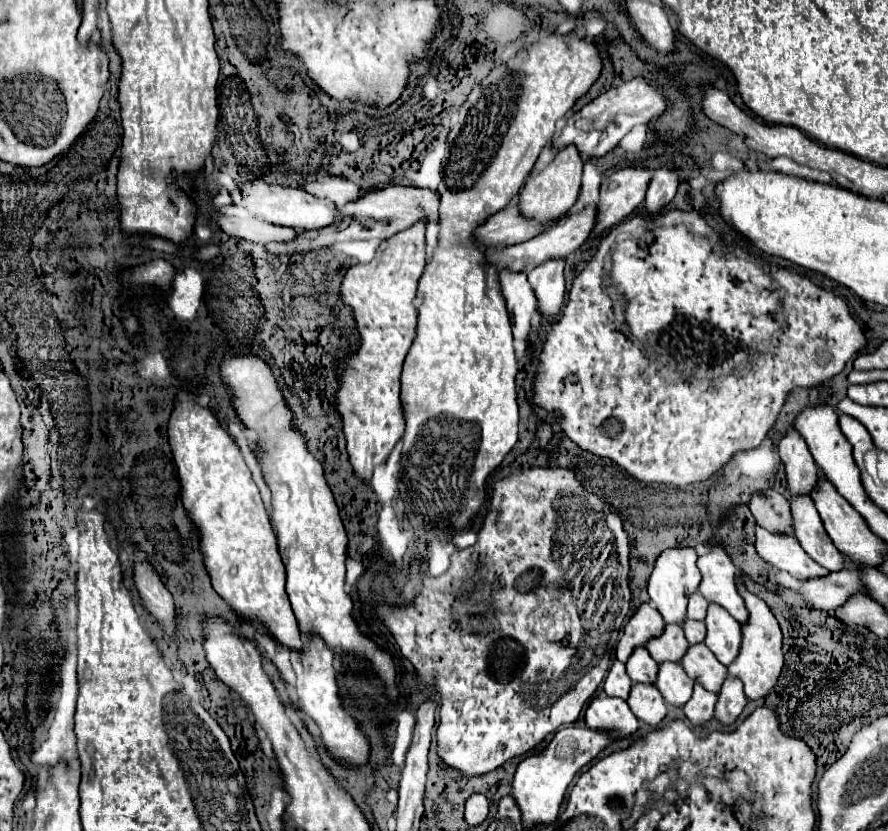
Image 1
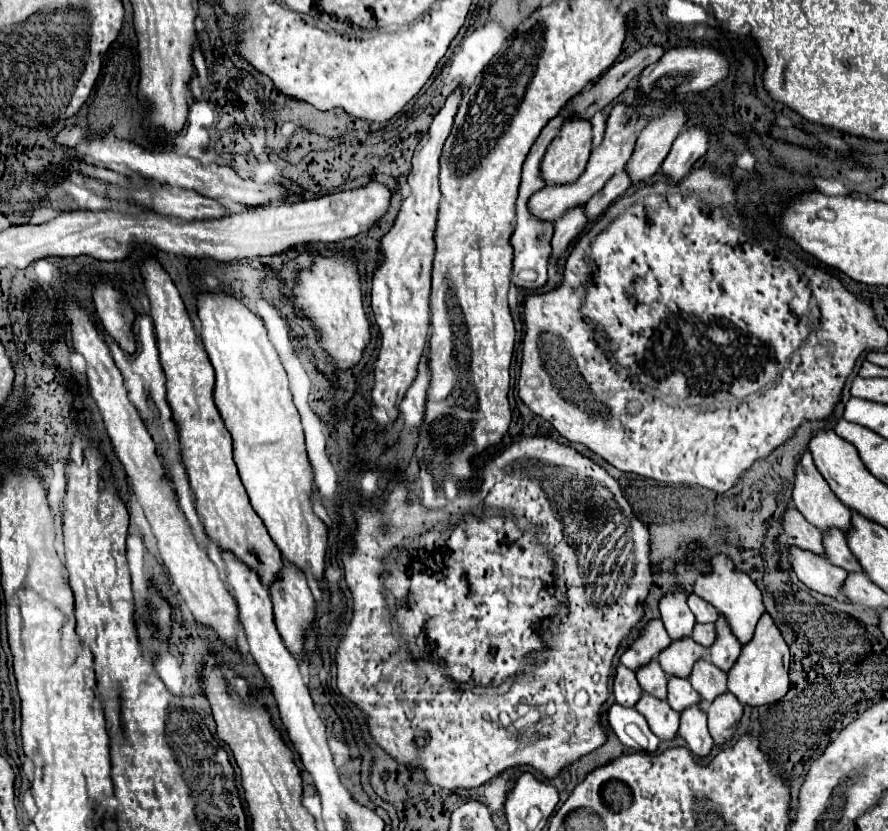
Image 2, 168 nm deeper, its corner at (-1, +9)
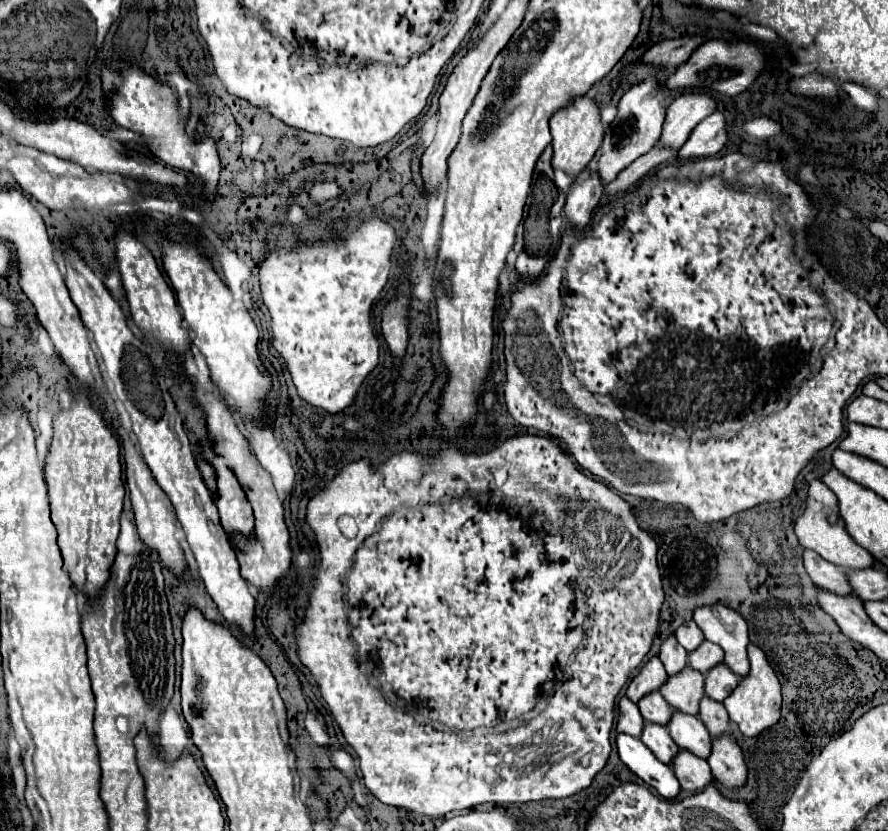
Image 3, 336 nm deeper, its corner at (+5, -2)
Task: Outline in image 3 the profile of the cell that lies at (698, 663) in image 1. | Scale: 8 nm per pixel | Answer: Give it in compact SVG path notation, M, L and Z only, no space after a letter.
M703 695L701 703L699 703L699 719L705 723L705 727L709 729L711 735L729 733L729 715L727 715L723 703L713 701L707 695Z

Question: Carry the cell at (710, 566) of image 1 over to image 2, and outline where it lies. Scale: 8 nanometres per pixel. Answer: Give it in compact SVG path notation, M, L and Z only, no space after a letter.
M715 556L711 560L711 570L713 570L711 574L697 578L697 582L693 586L693 592L699 598L703 598L705 602L709 602L711 606L715 606L715 610L725 618L725 622L731 628L733 636L741 644L747 644L751 640L753 632L755 632L757 620L765 612L763 602L761 602L761 592L745 572L741 572L733 566L733 562L727 556Z

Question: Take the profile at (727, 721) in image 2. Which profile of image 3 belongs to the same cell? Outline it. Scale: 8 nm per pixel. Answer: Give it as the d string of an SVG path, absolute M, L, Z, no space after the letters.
M731 733L719 735L711 741L711 753L707 763L713 775L727 787L741 787L745 783L745 763L741 747Z

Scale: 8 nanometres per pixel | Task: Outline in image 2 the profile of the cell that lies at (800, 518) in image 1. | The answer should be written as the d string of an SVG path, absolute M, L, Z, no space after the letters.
M829 532L823 536L827 560L847 572L863 572L859 560L853 556L851 548L847 546L847 540L841 532Z

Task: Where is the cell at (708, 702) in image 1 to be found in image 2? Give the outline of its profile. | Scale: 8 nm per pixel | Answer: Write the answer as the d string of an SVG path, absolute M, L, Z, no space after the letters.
M691 706L681 714L679 736L685 740L687 750L697 758L705 758L711 754L713 740L707 732L707 714L699 706Z

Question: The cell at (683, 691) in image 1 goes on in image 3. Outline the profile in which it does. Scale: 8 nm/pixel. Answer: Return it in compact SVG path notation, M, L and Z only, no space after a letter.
M675 709L669 723L667 723L667 731L671 733L673 741L681 749L693 751L697 757L707 759L711 735L699 717L687 715L687 713L681 713Z

